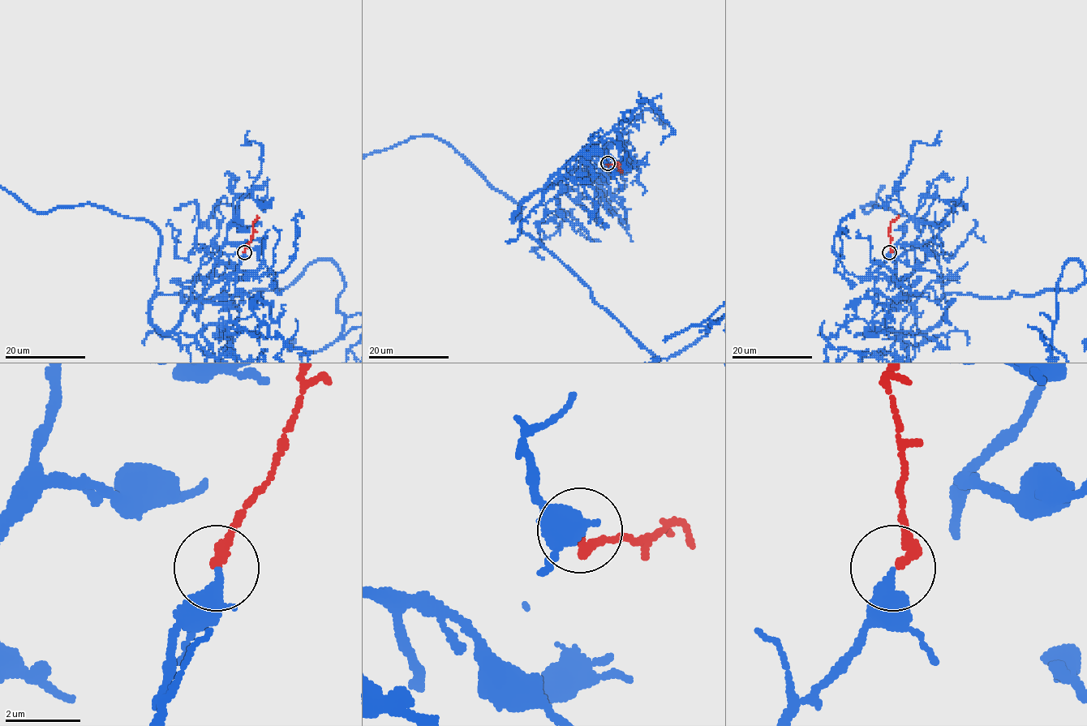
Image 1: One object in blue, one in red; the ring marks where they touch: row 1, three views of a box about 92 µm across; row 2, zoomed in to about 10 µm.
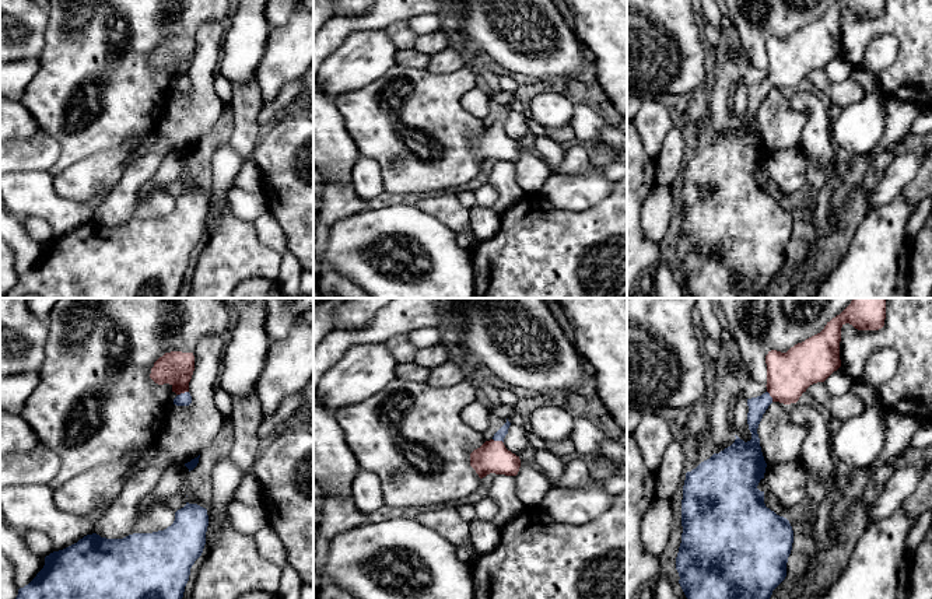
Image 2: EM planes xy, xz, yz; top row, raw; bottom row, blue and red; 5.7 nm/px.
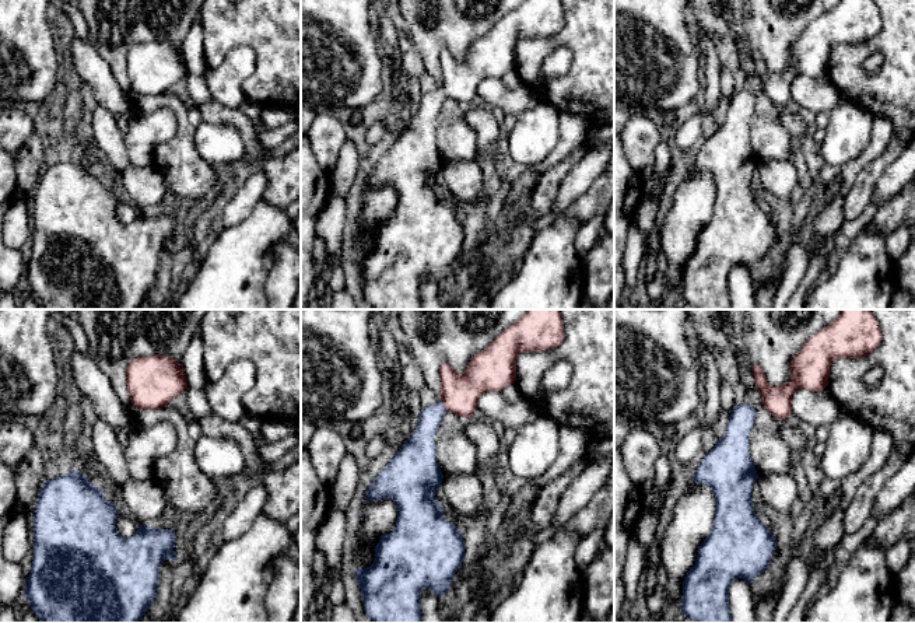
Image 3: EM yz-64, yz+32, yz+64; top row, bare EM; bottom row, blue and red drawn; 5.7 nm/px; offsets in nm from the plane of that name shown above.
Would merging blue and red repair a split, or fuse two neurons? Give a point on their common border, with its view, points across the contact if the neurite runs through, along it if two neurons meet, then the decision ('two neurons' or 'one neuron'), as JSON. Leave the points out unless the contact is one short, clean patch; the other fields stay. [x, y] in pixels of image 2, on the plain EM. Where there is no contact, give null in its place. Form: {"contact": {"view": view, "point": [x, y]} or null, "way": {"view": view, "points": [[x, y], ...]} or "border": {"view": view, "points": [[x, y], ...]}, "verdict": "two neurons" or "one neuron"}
{"contact": {"view": "xy", "point": [182, 80]}, "way": {"view": "xy", "points": [[184, 86], [182, 80], [179, 62], [175, 55]]}, "verdict": "one neuron"}

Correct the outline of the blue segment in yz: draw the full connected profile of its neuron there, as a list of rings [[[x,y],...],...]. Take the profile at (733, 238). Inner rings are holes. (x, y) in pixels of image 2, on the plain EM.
[[[840,0],[833,4],[824,15],[795,31],[786,39],[777,36],[768,38],[767,50],[767,78],[761,83],[747,85],[747,111],[751,126],[744,129],[737,122],[735,129],[701,148],[696,155],[686,160],[682,186],[682,230],[676,244],[679,270],[687,284],[693,298],[756,298],[765,295],[772,277],[786,263],[786,249],[792,237],[793,217],[789,207],[777,202],[764,190],[764,178],[757,175],[764,165],[767,150],[764,147],[760,125],[757,120],[763,101],[772,88],[784,91],[796,90],[806,76],[817,69],[824,69],[834,57],[841,53],[840,28],[841,14],[845,10],[858,17],[879,17],[884,13],[886,0]]]

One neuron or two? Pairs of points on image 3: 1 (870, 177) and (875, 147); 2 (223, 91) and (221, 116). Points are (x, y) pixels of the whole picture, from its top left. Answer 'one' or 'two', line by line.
1: two
2: two

